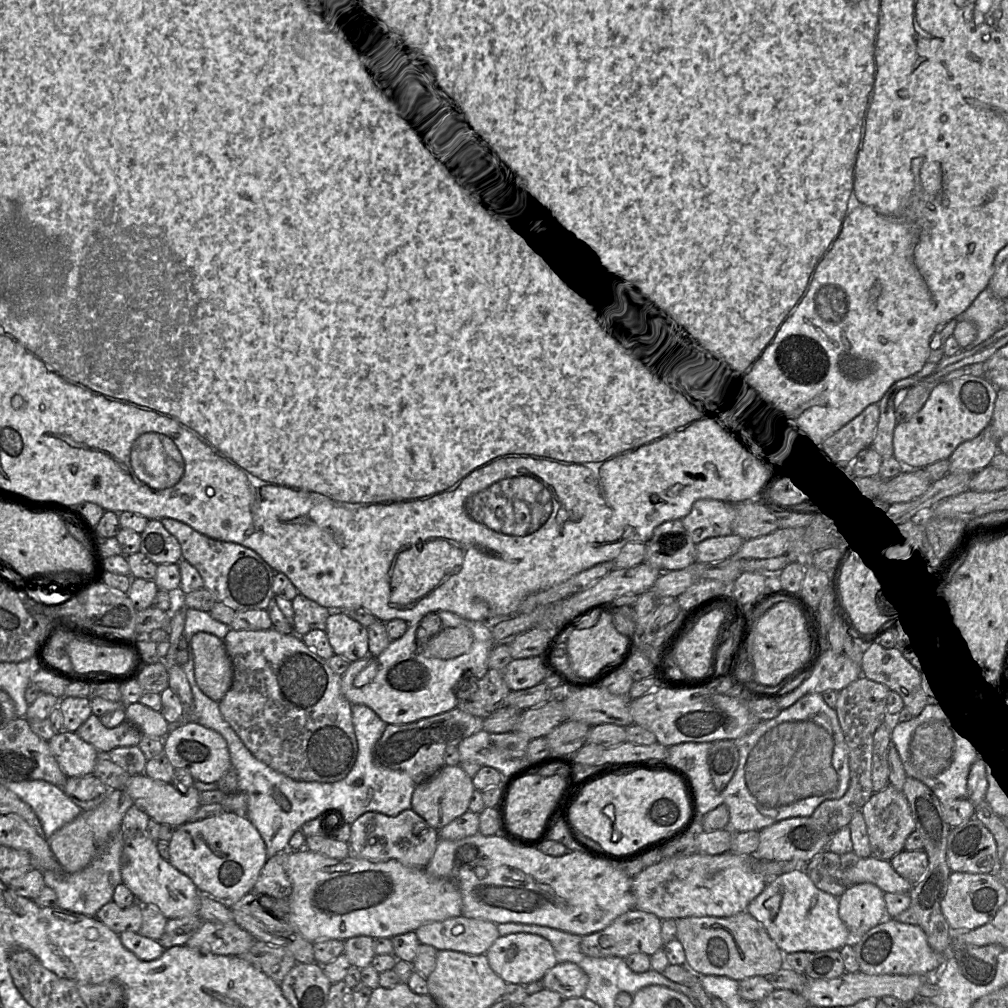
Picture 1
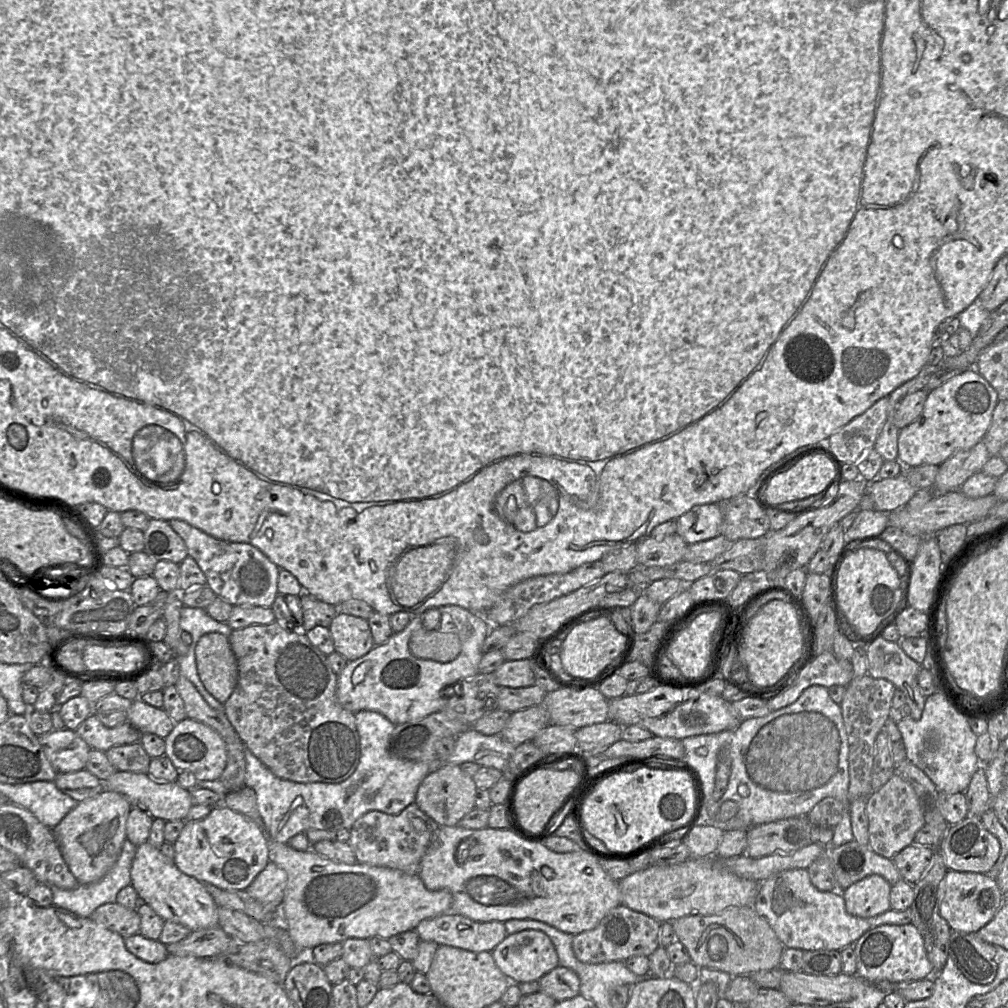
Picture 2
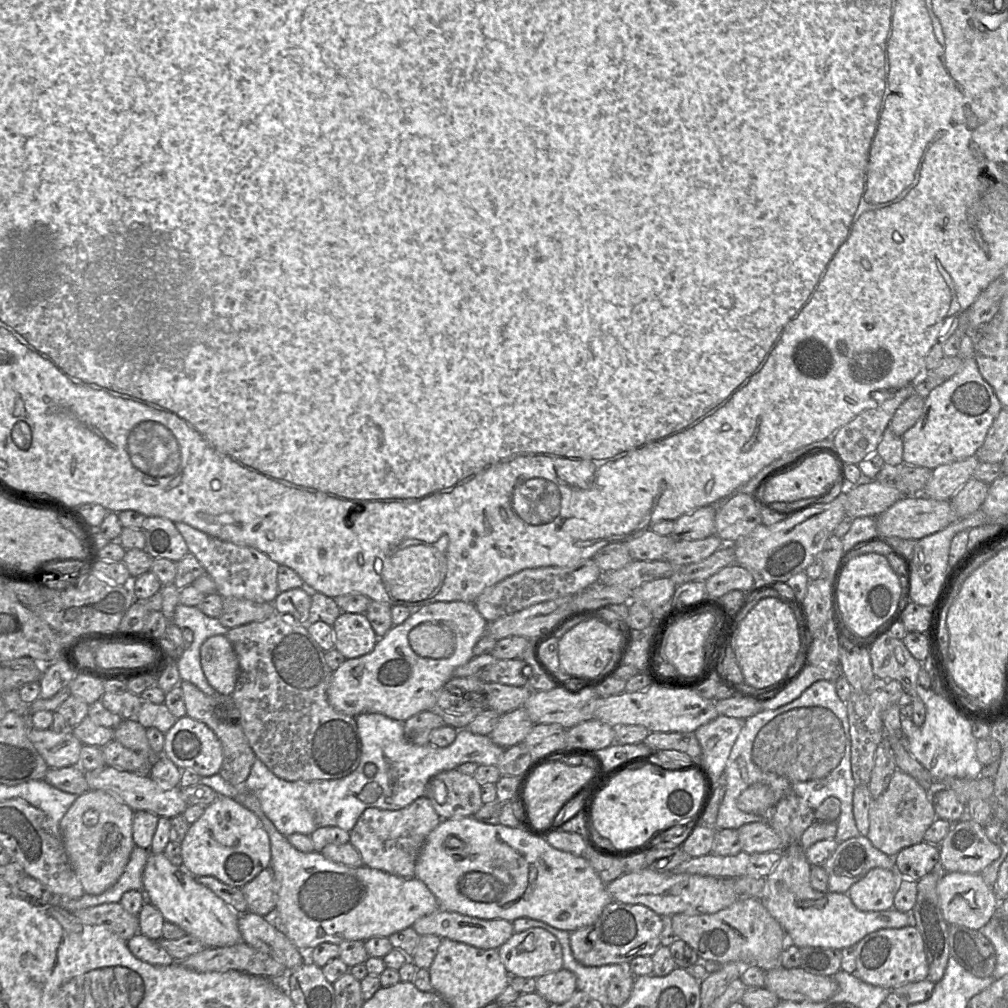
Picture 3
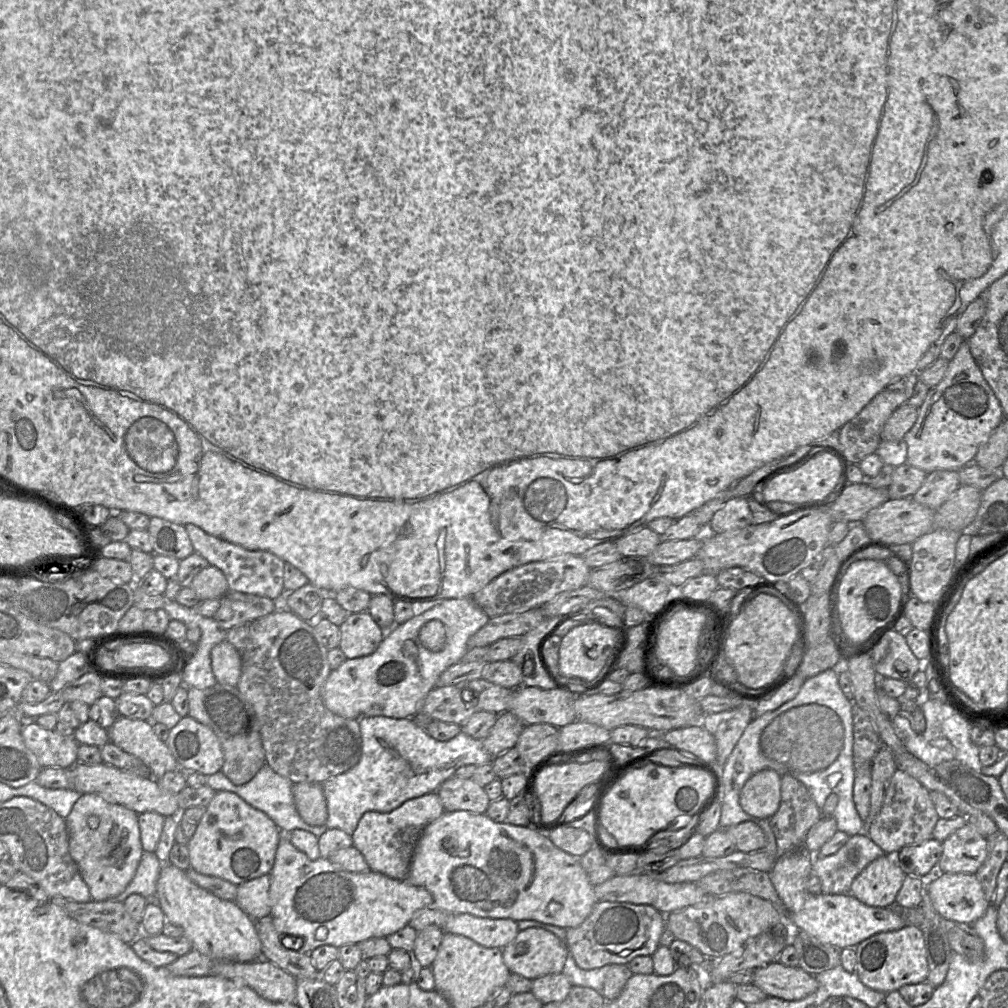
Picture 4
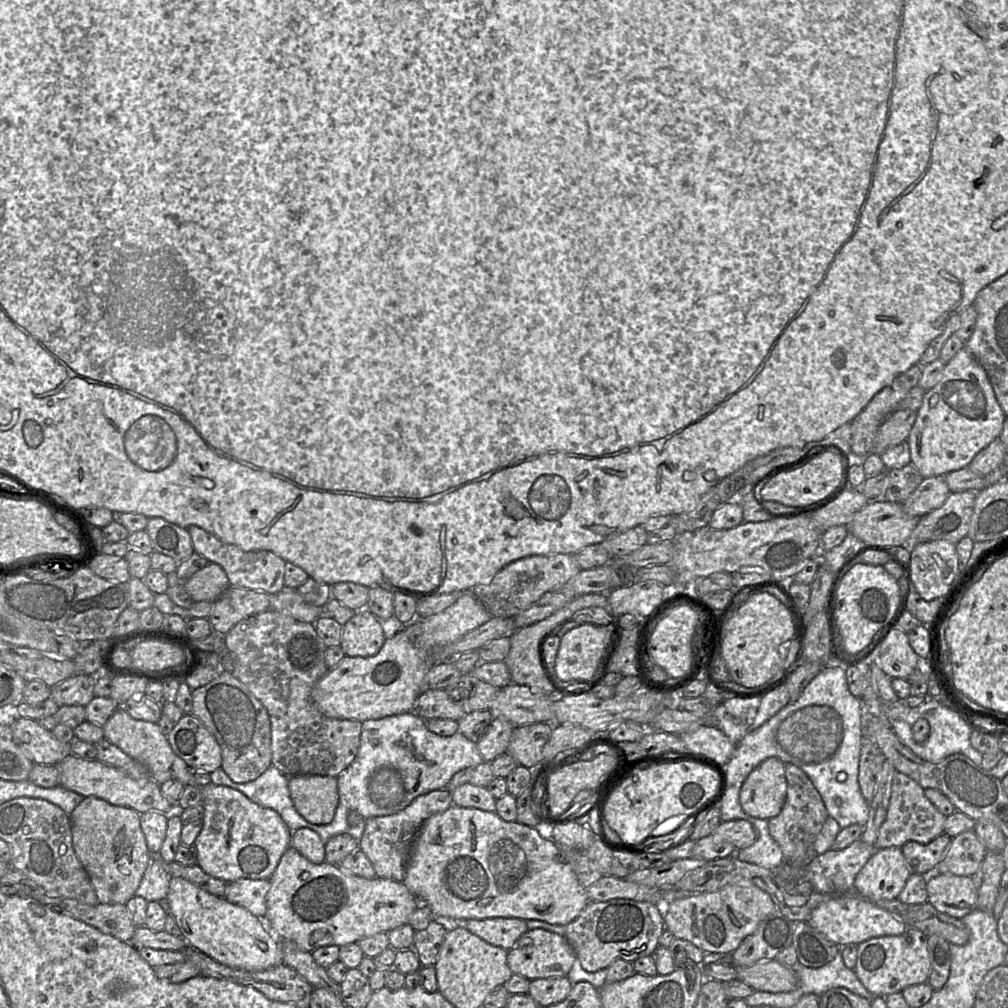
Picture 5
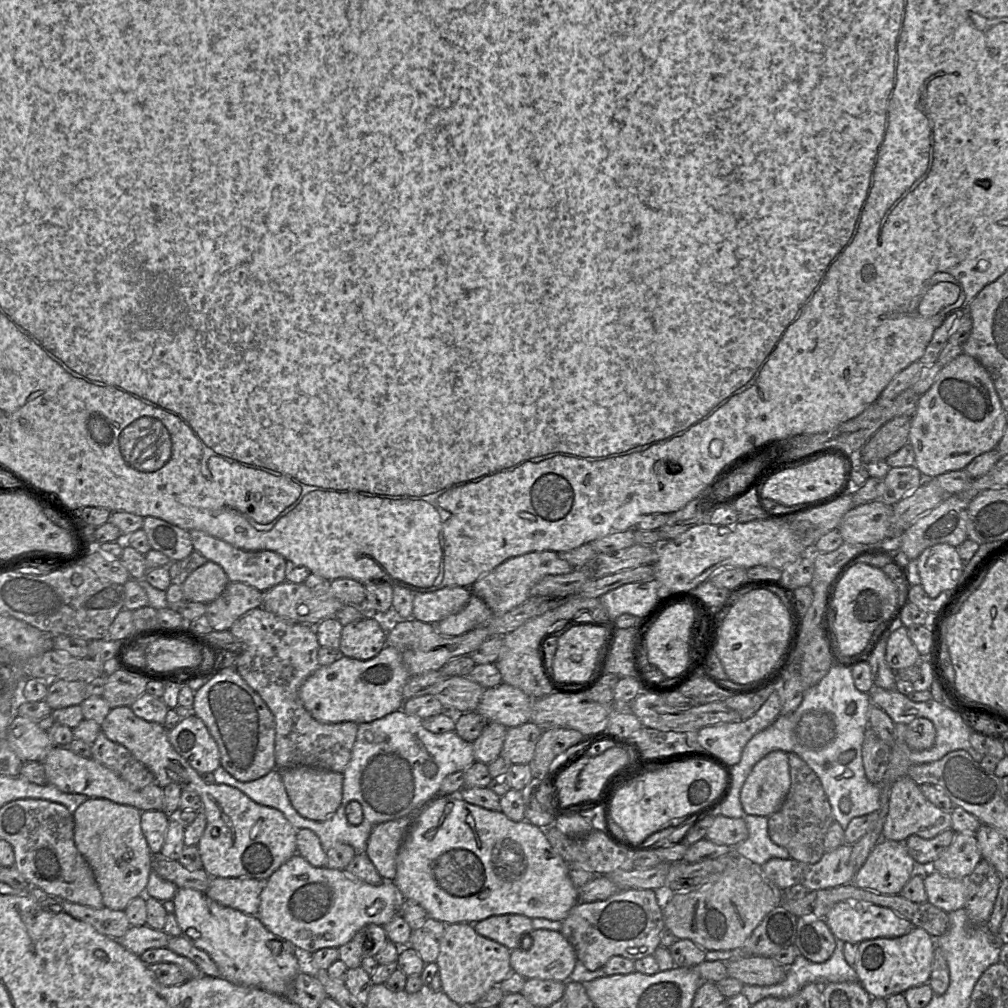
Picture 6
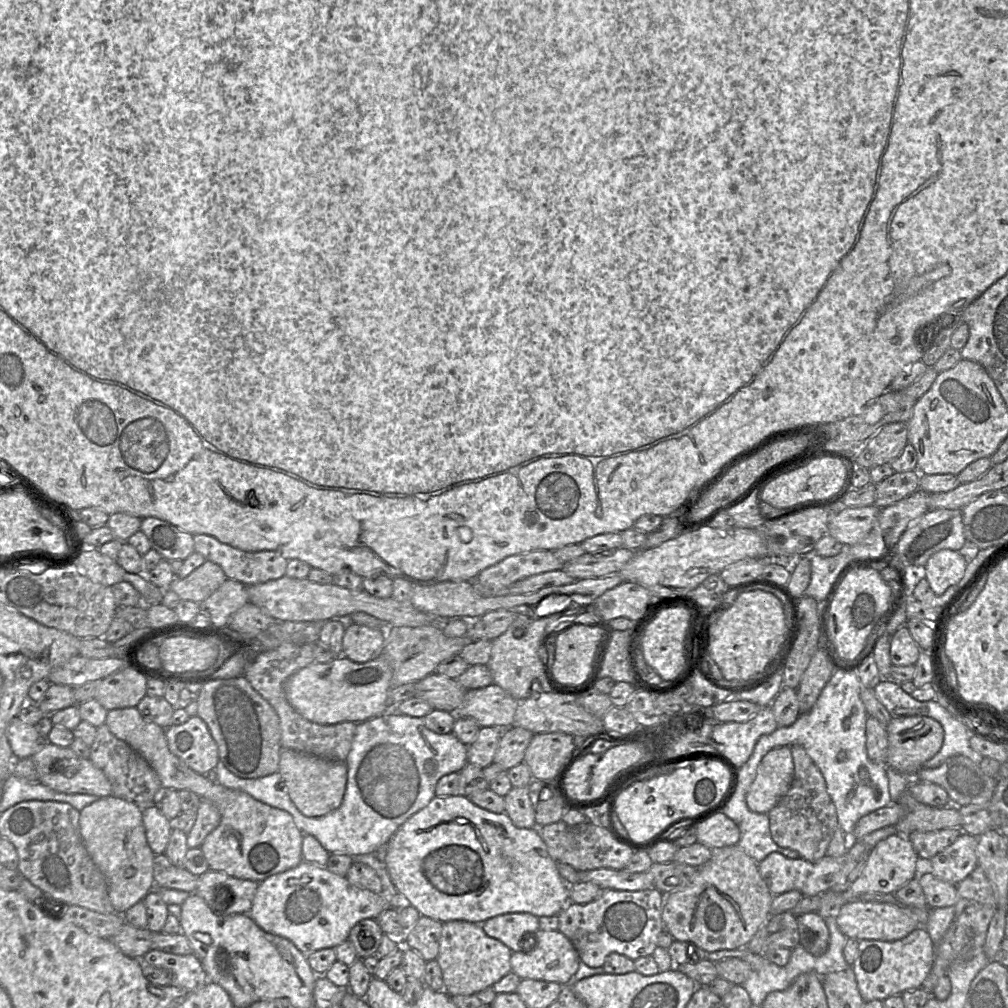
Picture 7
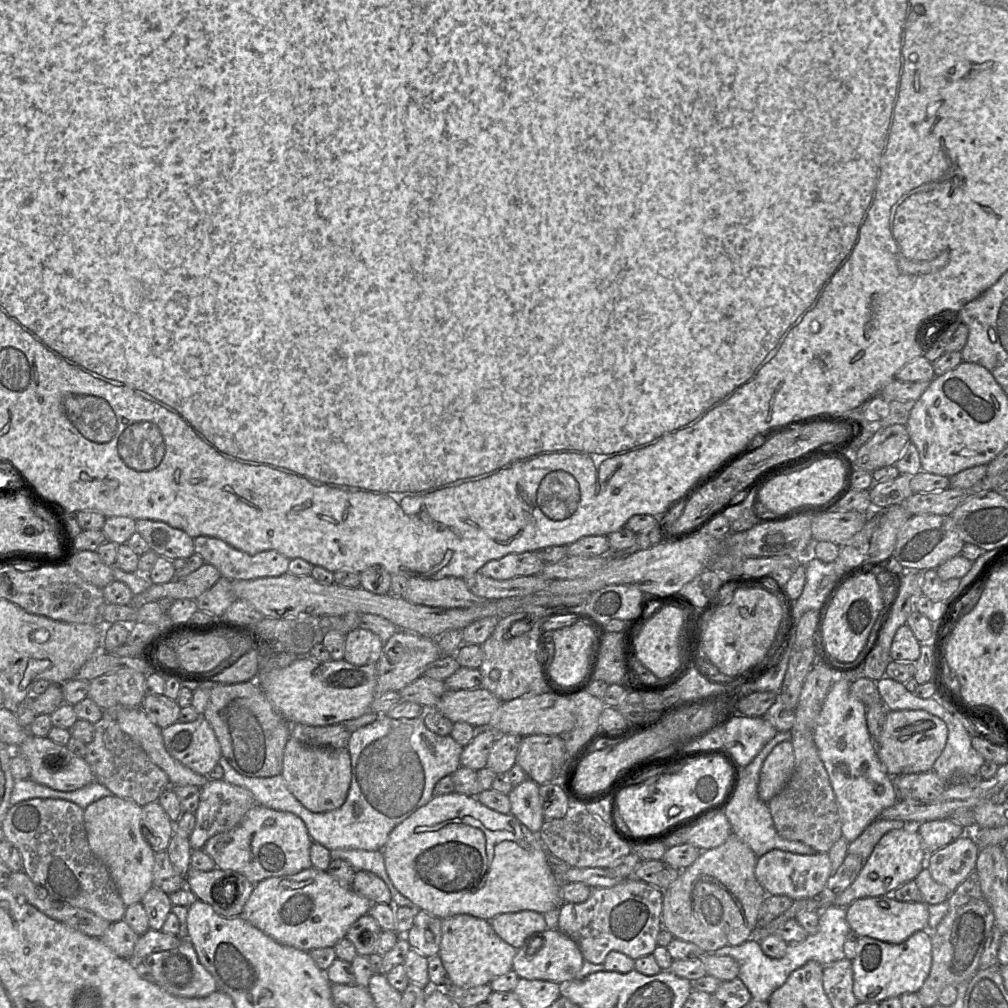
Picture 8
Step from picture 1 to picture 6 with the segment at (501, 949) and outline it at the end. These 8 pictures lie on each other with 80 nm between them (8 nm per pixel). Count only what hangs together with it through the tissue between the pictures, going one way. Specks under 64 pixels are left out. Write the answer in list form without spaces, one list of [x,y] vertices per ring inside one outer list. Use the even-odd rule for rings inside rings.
[[[534,929],[529,935],[520,939],[523,949],[517,948],[510,952],[512,971],[525,979],[567,982],[577,963],[576,951],[569,941],[560,931],[554,930]]]

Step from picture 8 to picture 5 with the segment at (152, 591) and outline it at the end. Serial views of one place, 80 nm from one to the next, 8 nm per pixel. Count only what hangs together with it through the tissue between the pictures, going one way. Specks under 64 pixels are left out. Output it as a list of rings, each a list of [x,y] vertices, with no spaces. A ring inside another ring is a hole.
[[[213,562],[196,571],[184,584],[184,588],[194,602],[214,602],[229,587],[230,583],[225,571]]]

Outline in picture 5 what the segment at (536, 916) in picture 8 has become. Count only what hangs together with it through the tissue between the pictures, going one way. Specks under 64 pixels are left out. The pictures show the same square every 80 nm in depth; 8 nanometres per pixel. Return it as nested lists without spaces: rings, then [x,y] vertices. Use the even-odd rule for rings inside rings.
[[[519,918],[469,919],[462,924],[479,938],[505,950],[513,948],[521,935],[529,930],[526,921]]]

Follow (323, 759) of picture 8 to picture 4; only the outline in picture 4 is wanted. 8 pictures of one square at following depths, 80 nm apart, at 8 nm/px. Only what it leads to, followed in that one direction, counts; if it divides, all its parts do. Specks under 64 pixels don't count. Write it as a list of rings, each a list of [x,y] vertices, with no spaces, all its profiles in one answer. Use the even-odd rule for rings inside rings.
[[[295,783],[292,788],[296,809],[309,825],[321,826],[328,818],[322,783]]]

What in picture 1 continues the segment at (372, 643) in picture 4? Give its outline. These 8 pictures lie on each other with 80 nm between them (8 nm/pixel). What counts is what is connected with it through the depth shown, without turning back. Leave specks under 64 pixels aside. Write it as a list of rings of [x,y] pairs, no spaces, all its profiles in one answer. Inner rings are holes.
[[[330,611],[325,632],[334,654],[348,662],[363,659],[369,654],[367,628],[343,611]]]

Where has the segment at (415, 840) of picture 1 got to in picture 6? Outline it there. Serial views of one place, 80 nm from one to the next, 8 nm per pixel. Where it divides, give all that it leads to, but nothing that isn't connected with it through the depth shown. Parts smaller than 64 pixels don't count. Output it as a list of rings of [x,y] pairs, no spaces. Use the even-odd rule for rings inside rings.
[[[416,812],[376,825],[369,836],[365,854],[385,881],[396,876],[396,857]]]

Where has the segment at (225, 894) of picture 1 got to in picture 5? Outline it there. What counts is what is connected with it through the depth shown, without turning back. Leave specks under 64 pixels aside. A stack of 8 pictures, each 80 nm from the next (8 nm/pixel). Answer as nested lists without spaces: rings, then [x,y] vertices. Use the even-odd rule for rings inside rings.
[[[209,783],[199,786],[203,795],[203,826],[194,847],[197,851],[197,865],[210,876],[226,883],[238,879],[270,879],[284,852],[291,846],[292,832],[273,809],[258,805],[242,792],[224,785]]]

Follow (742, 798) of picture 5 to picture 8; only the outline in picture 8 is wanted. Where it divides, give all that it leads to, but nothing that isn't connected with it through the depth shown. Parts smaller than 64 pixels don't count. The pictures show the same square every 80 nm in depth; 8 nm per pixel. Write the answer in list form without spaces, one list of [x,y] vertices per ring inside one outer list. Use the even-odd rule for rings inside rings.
[[[790,740],[778,743],[764,760],[757,787],[758,797],[768,803],[788,782],[794,768]]]

